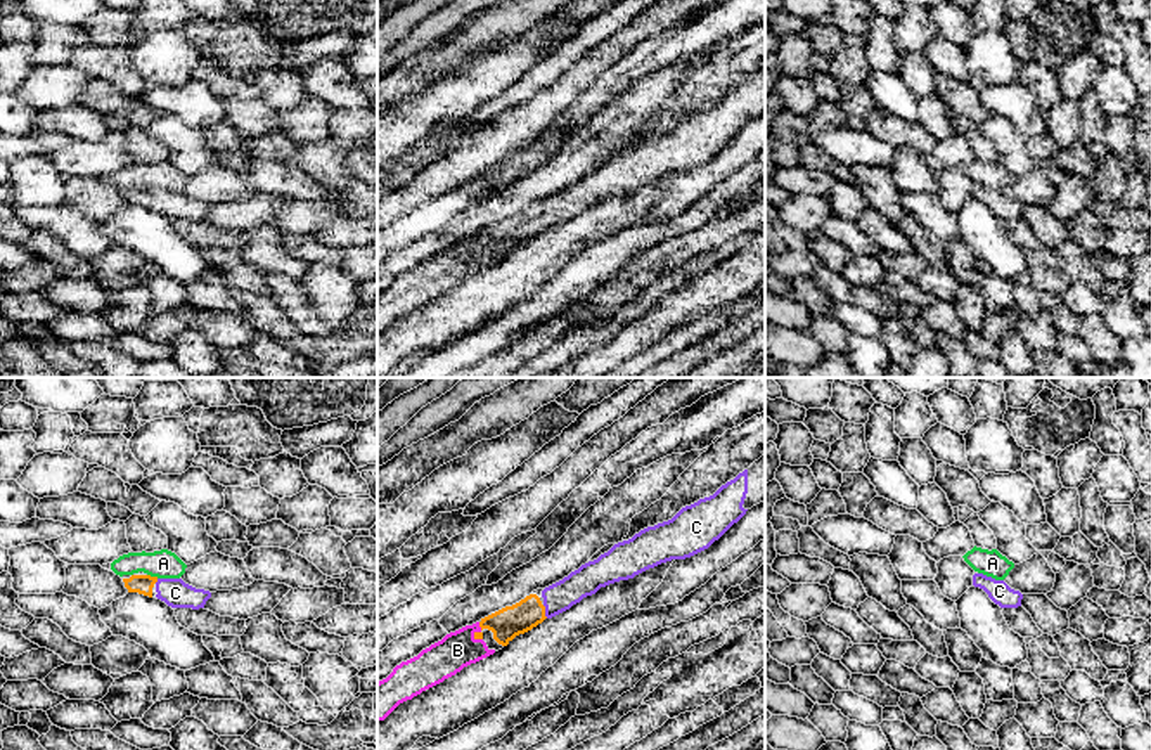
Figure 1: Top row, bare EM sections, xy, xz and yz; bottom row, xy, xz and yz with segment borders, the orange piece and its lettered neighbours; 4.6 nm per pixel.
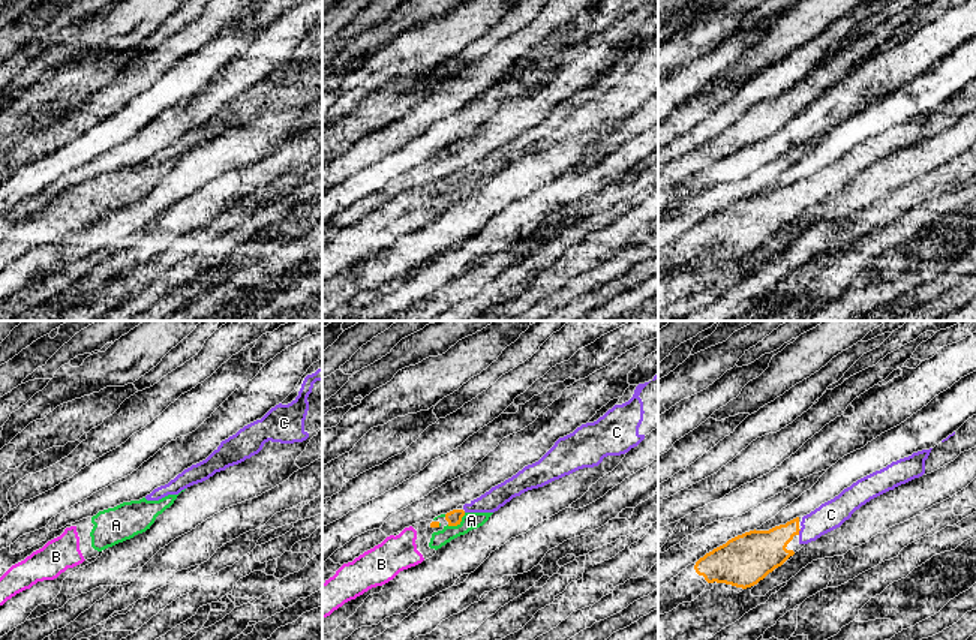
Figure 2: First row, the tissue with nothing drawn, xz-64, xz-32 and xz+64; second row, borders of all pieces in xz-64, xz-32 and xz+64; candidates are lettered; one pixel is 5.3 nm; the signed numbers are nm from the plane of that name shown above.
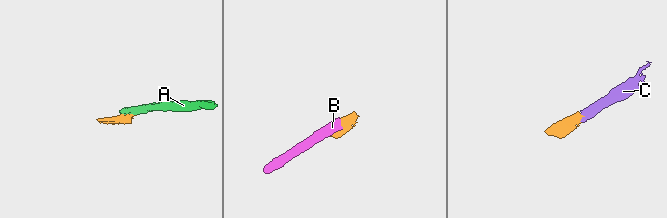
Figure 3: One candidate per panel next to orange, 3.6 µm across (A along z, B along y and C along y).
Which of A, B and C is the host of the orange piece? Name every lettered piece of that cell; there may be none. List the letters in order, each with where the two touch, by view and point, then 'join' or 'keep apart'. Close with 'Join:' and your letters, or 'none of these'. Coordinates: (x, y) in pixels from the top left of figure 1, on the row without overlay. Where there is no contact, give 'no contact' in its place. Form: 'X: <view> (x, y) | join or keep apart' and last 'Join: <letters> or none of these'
A: xy (153, 189) | keep apart
B: xz (478, 245) | keep apart
C: xz (544, 224) | join
Join: C

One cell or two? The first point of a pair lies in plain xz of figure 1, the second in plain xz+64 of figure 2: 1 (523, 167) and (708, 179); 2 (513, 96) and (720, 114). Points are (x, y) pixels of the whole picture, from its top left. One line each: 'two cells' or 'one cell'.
1: one cell
2: one cell

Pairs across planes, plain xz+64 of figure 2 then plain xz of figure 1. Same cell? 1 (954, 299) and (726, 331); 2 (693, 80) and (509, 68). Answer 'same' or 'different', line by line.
1: same
2: different

